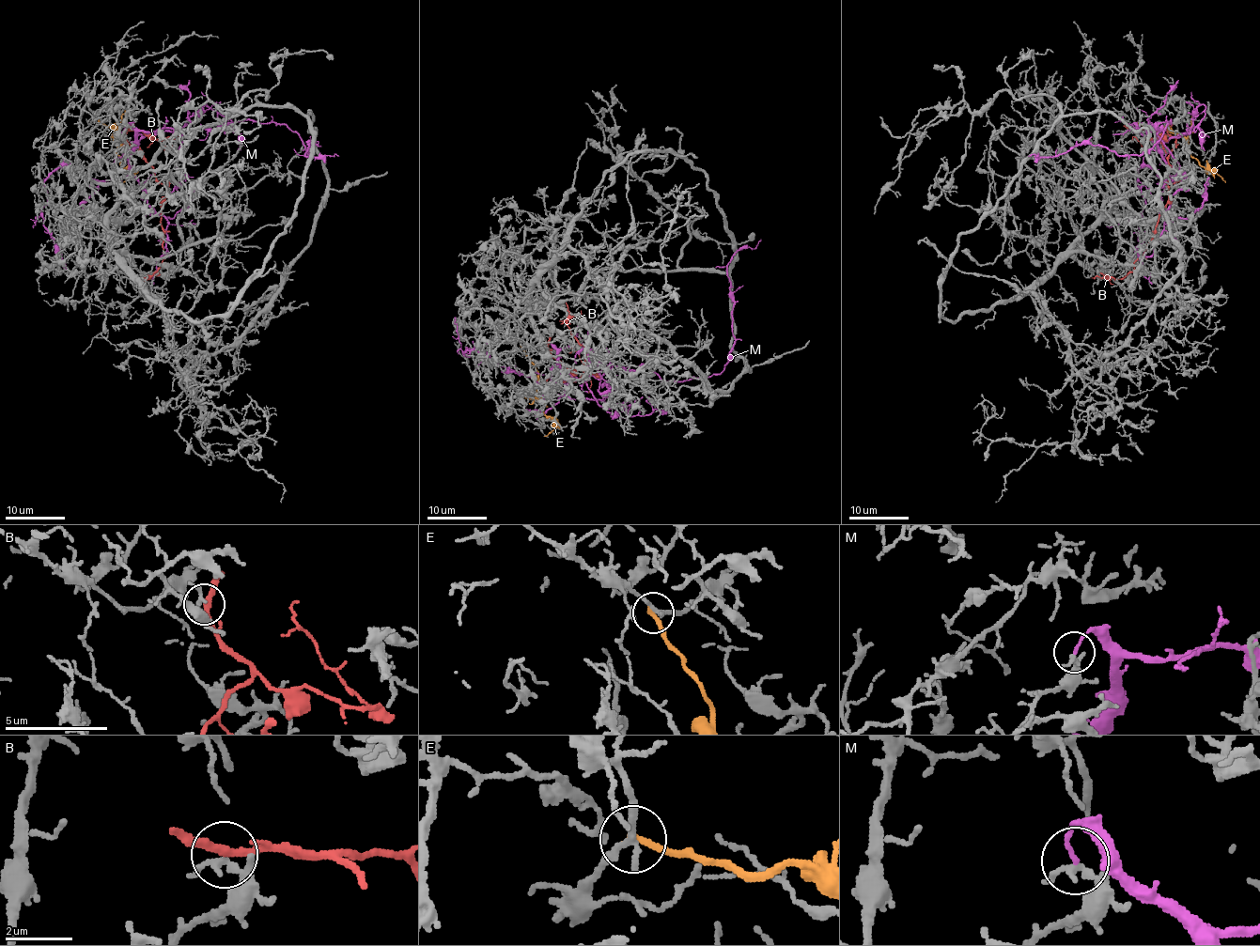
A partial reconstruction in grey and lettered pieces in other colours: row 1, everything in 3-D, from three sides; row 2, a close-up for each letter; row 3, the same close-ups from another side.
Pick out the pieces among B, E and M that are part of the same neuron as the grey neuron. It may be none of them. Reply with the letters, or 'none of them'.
none of them

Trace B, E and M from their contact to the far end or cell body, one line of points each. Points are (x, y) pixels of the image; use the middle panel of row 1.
B: (547, 344), (560, 364), (549, 386), (588, 379), (583, 371), (585, 348), (567, 325), (567, 302)
E: (521, 346), (535, 366), (536, 395), (544, 405), (542, 411), (555, 427), (544, 436)
M: (545, 343), (580, 346), (666, 381), (707, 379), (723, 369), (734, 343), (726, 264), (761, 239)

